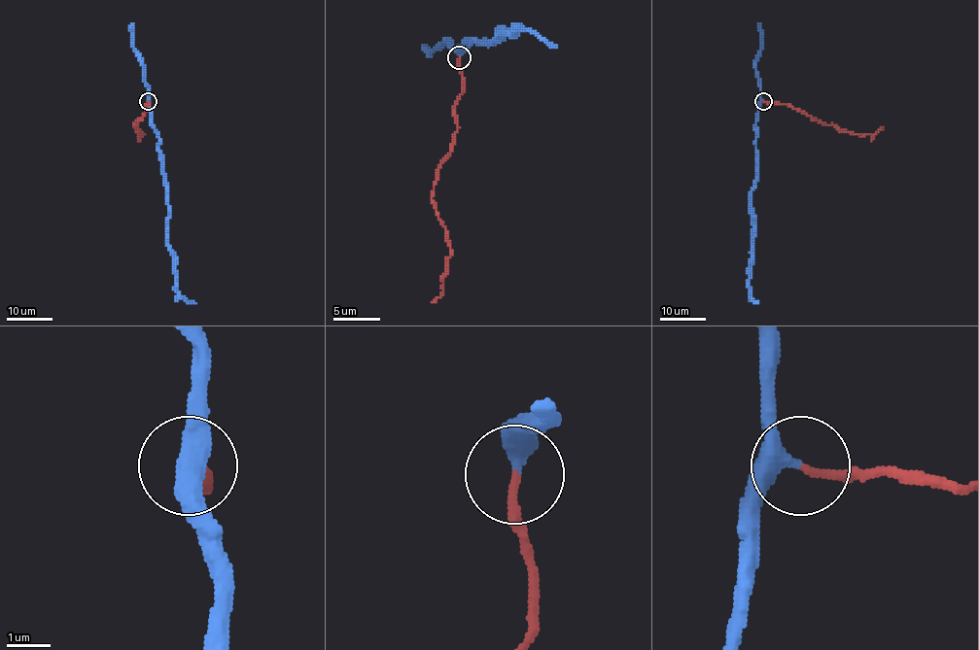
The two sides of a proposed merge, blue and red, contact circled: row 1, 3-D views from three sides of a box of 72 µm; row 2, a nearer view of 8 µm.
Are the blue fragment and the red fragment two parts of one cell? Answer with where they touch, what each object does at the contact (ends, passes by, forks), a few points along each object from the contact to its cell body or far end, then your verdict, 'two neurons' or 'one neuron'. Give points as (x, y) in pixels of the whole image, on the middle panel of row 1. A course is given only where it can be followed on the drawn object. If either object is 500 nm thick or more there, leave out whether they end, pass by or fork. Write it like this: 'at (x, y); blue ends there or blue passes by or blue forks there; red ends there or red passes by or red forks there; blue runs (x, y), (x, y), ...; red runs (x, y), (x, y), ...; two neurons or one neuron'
at (459, 57); blue passes by; red ends there; blue runs (460, 56), (467, 43), (490, 43), (500, 30), (500, 35), (509, 35), (516, 28), (528, 28), (556, 47); red runs (460, 56), (462, 87), (455, 106), (455, 144), (438, 170), (432, 203), (450, 246), (443, 292), (432, 302); one neuron

